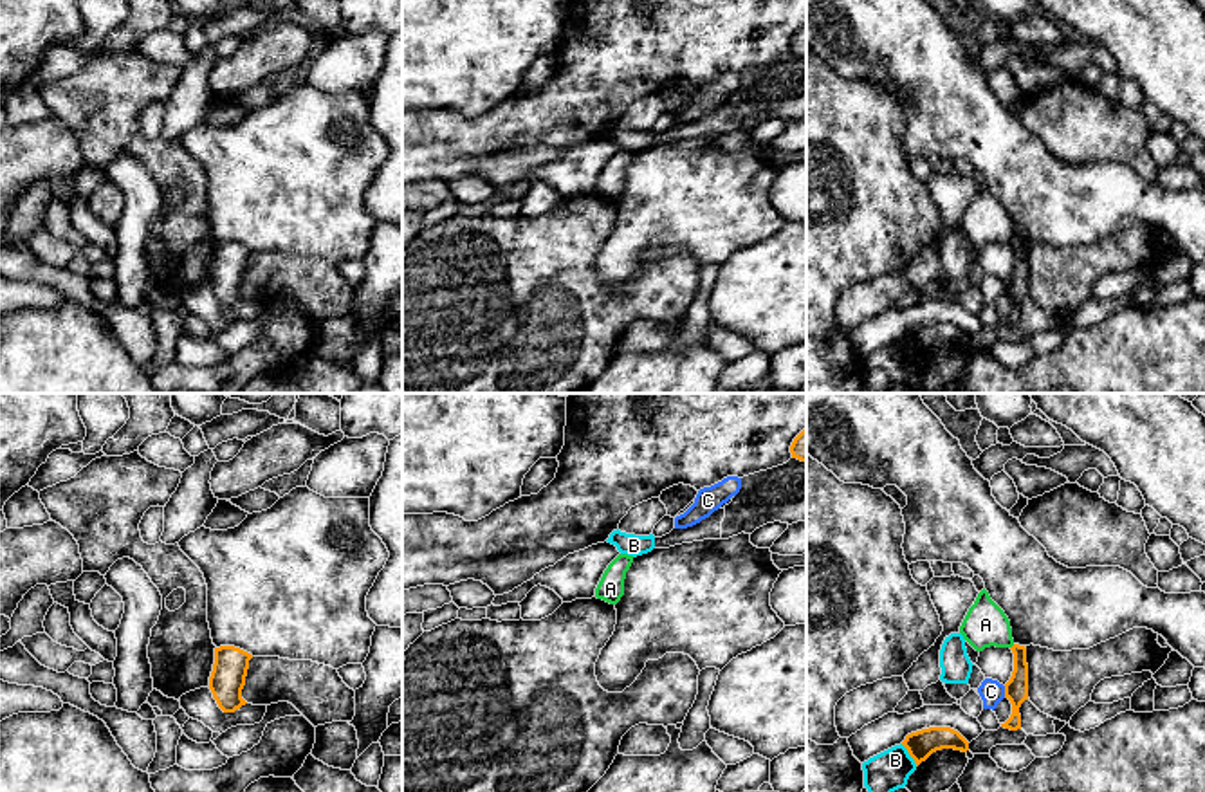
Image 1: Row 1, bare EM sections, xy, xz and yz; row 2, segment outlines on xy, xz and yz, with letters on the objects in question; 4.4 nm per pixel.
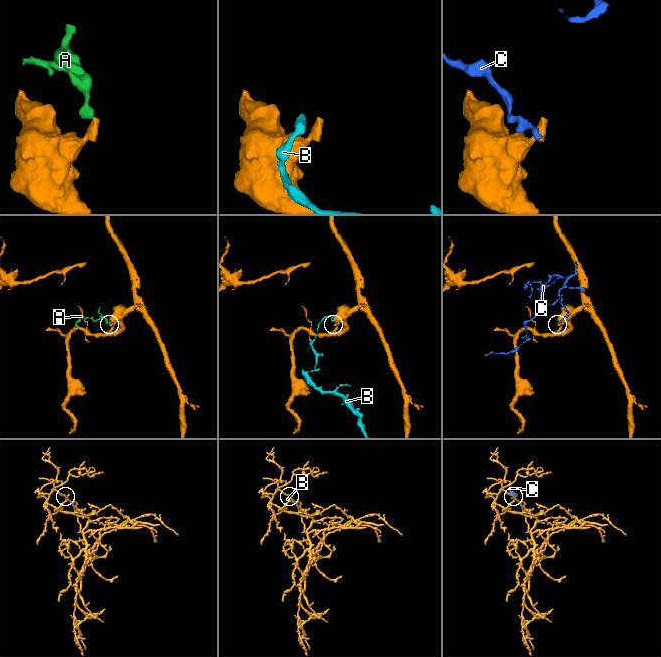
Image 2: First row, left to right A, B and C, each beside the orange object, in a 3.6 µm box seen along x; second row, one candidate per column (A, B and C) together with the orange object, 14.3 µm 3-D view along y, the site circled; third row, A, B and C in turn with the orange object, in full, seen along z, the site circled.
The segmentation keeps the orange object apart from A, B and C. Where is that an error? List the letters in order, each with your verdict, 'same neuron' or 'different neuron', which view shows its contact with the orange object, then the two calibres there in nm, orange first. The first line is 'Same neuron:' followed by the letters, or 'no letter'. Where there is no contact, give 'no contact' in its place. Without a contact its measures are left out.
Same neuron: no letter
A: different neuron; meets orange in yz; 110 nm thick on the orange side, 200 nm on the other
B: different neuron; meets orange in yz; 120 nm thick on the orange side, 180 nm on the other
C: different neuron; meets orange in yz; 110 nm thick on the orange side, 110 nm on the other

